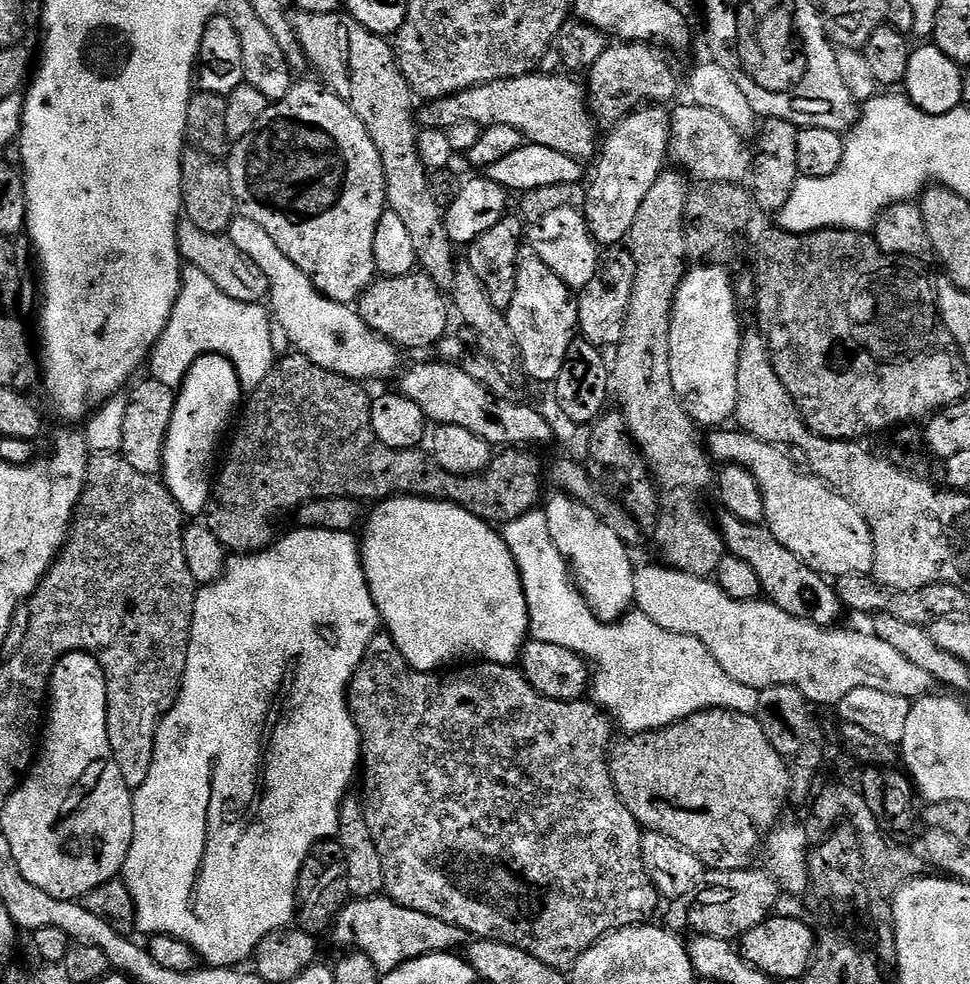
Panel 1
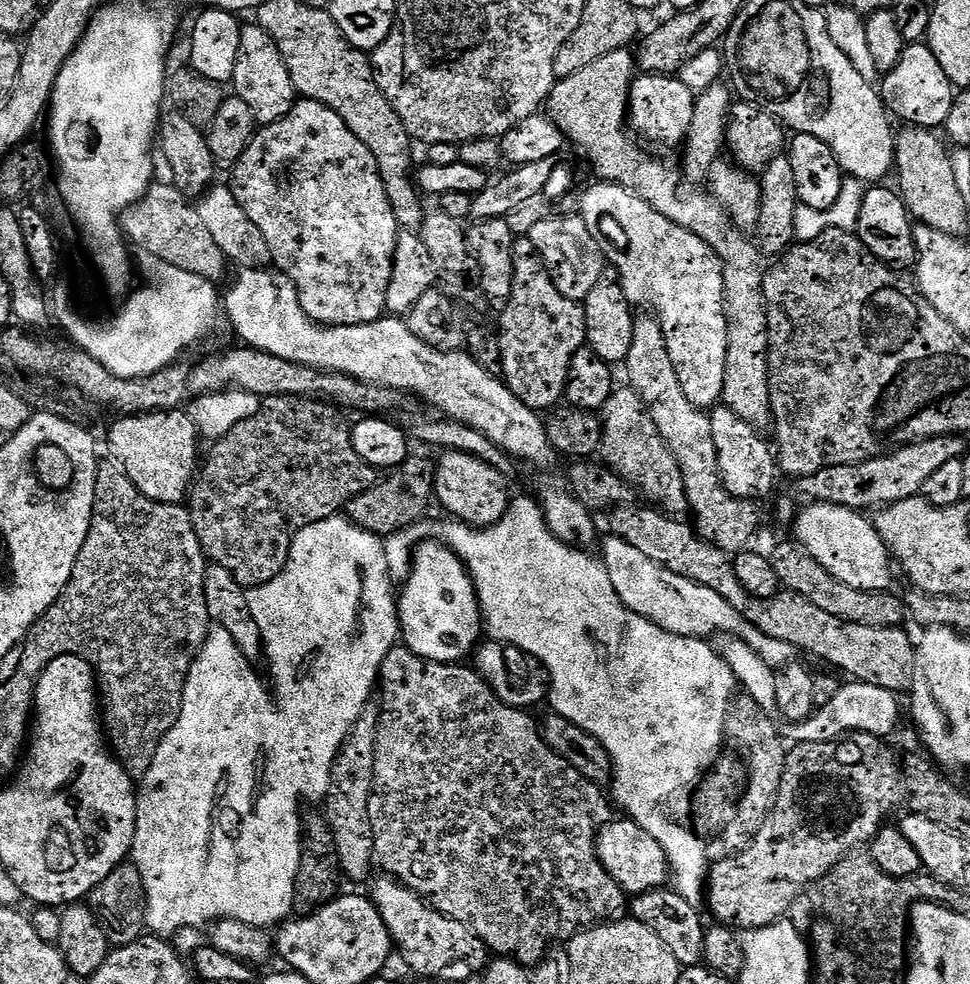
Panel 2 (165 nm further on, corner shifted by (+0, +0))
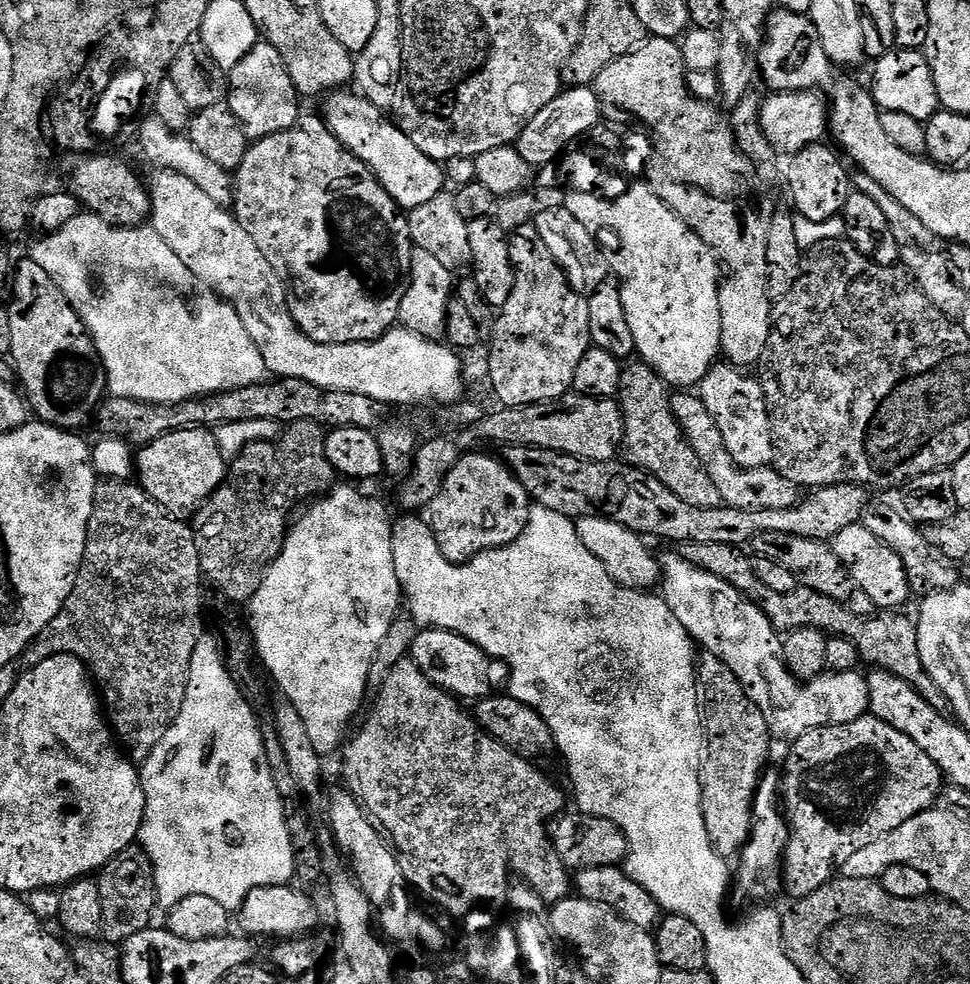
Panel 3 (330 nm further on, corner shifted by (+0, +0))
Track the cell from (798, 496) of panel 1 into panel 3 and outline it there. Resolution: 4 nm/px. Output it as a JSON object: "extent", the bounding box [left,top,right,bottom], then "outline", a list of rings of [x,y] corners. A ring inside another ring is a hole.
{"extent":[830,523,913,609],"outline":[[[863,523],[846,526],[846,530],[833,536],[830,543],[834,554],[838,554],[842,566],[846,566],[854,583],[862,590],[866,590],[866,594],[870,594],[877,609],[903,609],[903,604],[907,602],[908,596],[913,595],[913,591],[908,584],[906,566],[902,566],[902,558],[898,558],[898,554],[894,554],[894,550],[890,550],[890,546],[886,546],[878,538],[874,538],[874,534],[870,534],[870,530],[866,530]]]}

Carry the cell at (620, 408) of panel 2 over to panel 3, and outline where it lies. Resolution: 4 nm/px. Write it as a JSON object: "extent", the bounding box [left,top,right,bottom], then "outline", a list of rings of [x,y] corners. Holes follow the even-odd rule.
{"extent":[618,363,721,507],"outline":[[[635,363],[624,368],[618,397],[624,415],[623,459],[658,478],[666,490],[674,490],[674,494],[678,494],[678,498],[682,498],[682,502],[687,502],[689,506],[721,507],[718,486],[710,482],[710,474],[706,474],[704,464],[698,454],[694,454],[684,431],[674,418],[669,385],[649,364]]]}

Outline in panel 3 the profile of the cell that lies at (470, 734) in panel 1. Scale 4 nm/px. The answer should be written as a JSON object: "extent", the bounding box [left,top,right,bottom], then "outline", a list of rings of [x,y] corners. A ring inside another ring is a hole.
{"extent":[342,658,574,918],"outline":[[[405,658],[386,674],[386,682],[375,693],[372,709],[368,712],[368,717],[364,720],[364,725],[360,728],[360,733],[353,738],[352,744],[345,743],[342,748],[344,752],[344,772],[352,776],[350,791],[355,796],[364,813],[372,819],[373,824],[384,833],[389,844],[392,845],[400,869],[405,881],[417,893],[429,896],[432,900],[437,900],[446,911],[452,916],[463,918],[474,909],[481,906],[503,905],[507,901],[510,891],[510,879],[508,880],[508,864],[517,872],[519,879],[528,884],[539,894],[549,905],[558,903],[560,900],[569,899],[574,888],[574,880],[570,875],[570,869],[564,865],[558,850],[552,845],[549,824],[555,821],[556,817],[565,811],[564,792],[543,772],[540,768],[535,768],[533,761],[527,756],[519,756],[514,750],[510,750],[502,742],[498,742],[490,733],[485,732],[476,721],[475,715],[471,711],[463,712],[461,701],[457,697],[444,692],[418,666],[411,658]]]}

